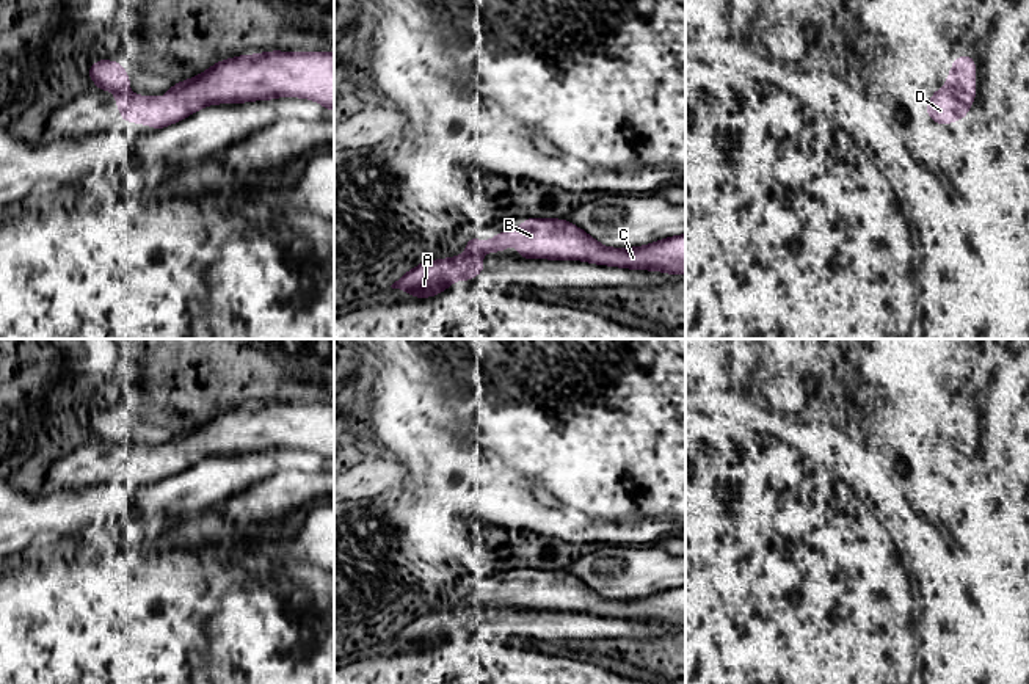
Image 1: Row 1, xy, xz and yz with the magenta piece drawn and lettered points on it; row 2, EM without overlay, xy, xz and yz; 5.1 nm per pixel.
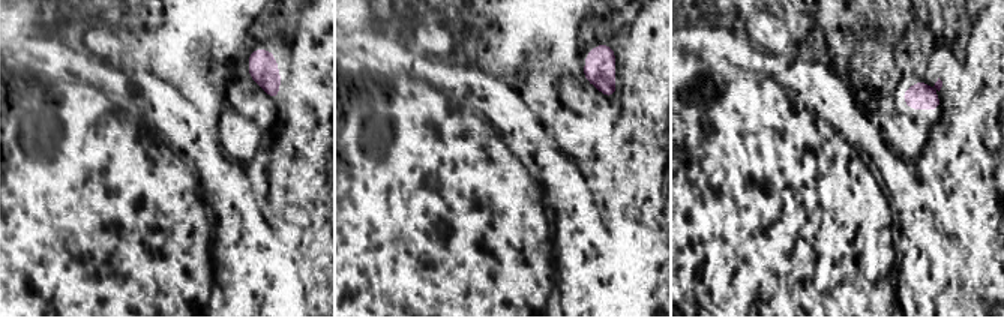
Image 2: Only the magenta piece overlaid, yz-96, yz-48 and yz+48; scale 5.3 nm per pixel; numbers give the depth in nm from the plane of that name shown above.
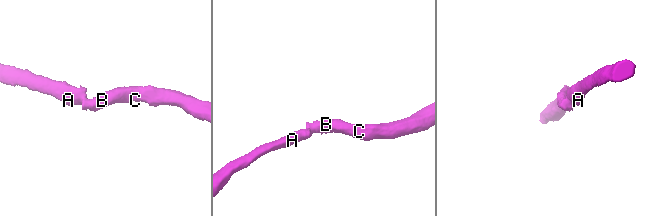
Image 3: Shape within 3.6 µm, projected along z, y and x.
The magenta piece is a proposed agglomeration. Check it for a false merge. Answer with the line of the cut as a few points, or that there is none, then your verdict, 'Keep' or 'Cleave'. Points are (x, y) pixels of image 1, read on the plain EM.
Split along yz (948, 438), (965, 457). Cleave

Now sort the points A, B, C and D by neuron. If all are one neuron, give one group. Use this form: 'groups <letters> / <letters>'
groups A / B C D

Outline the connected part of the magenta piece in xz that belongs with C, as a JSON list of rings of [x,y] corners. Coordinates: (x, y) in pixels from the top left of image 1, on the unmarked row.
[[[527,568],[522,577],[504,582],[489,593],[469,588],[466,604],[482,607],[496,601],[500,607],[508,591],[513,599],[519,601],[521,610],[571,610],[596,617],[685,626],[685,585],[637,599],[607,599],[565,569]]]

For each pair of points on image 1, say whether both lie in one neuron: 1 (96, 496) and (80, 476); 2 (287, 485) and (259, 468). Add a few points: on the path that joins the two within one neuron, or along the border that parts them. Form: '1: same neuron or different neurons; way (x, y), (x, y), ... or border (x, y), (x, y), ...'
1: different neurons; border (93, 485), (83, 490), (54, 491)
2: different neurons; border (276, 469), (239, 494)

